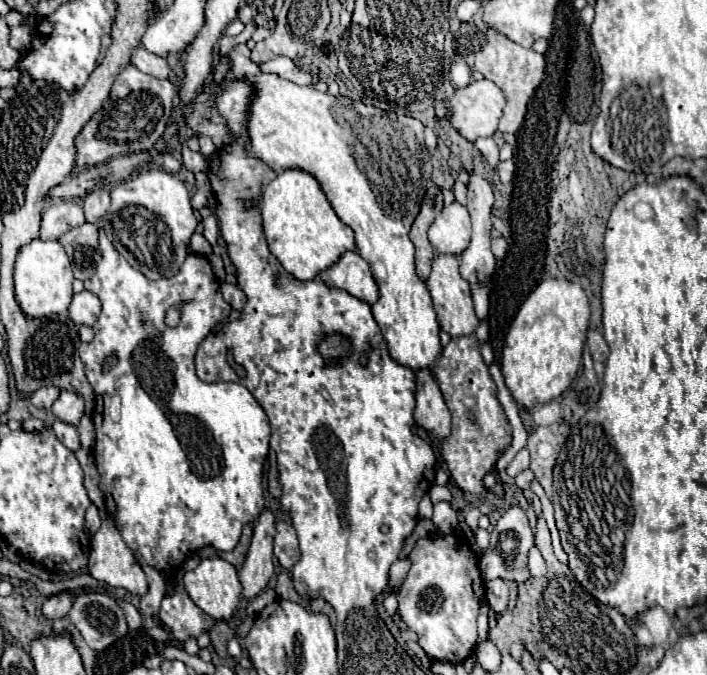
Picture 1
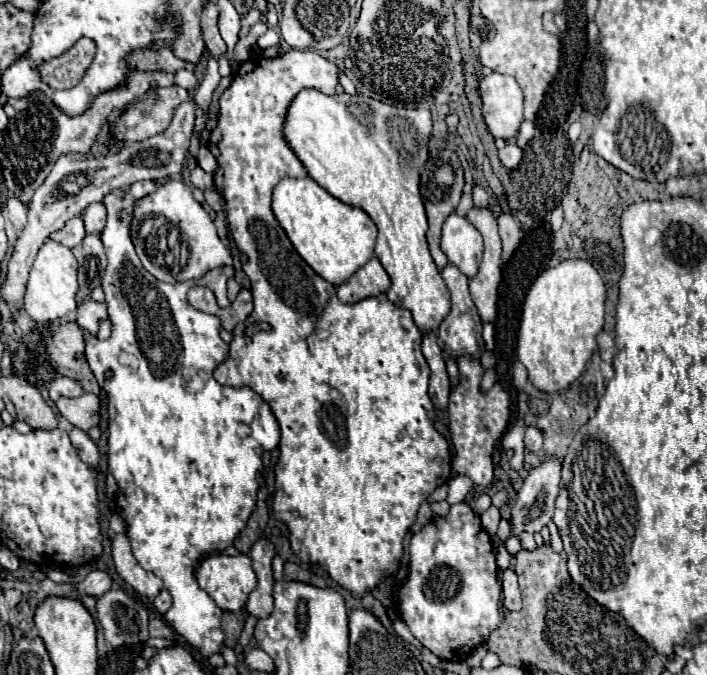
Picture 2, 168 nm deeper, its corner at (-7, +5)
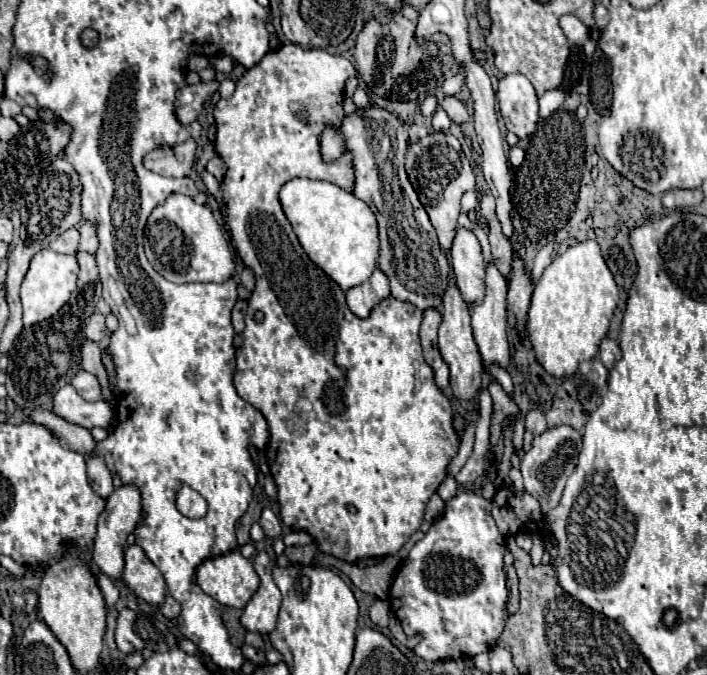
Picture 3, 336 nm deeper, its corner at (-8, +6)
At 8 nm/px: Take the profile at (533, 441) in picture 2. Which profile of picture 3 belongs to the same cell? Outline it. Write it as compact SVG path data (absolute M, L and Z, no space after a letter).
M528 411L524 423L526 423L526 431L530 431L534 437L536 437L536 435L542 435L542 433L548 429L542 411Z

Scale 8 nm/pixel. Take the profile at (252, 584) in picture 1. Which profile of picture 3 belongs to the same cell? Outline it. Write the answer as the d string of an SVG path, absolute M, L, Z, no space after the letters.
M258 551L254 555L254 569L260 577L260 587L252 595L252 599L246 603L244 613L240 617L242 625L248 631L258 631L262 635L270 633L276 627L278 619L278 609L282 601L282 593L272 581L272 559L266 551Z

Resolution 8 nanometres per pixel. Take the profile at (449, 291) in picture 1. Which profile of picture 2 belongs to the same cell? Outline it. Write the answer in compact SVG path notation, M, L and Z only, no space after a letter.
M447 264L443 268L443 280L451 292L451 312L443 318L441 326L437 328L437 336L443 344L443 350L451 356L451 358L459 358L459 356L475 356L475 360L481 358L483 352L483 338L481 338L481 318L477 314L477 310L473 310L473 300L469 296L469 278L463 276L459 272L457 266Z

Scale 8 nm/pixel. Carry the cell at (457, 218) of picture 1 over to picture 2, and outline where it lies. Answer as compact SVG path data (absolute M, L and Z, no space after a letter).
M453 212L443 224L441 250L447 254L453 266L457 266L467 278L473 278L483 256L483 238L465 216Z

